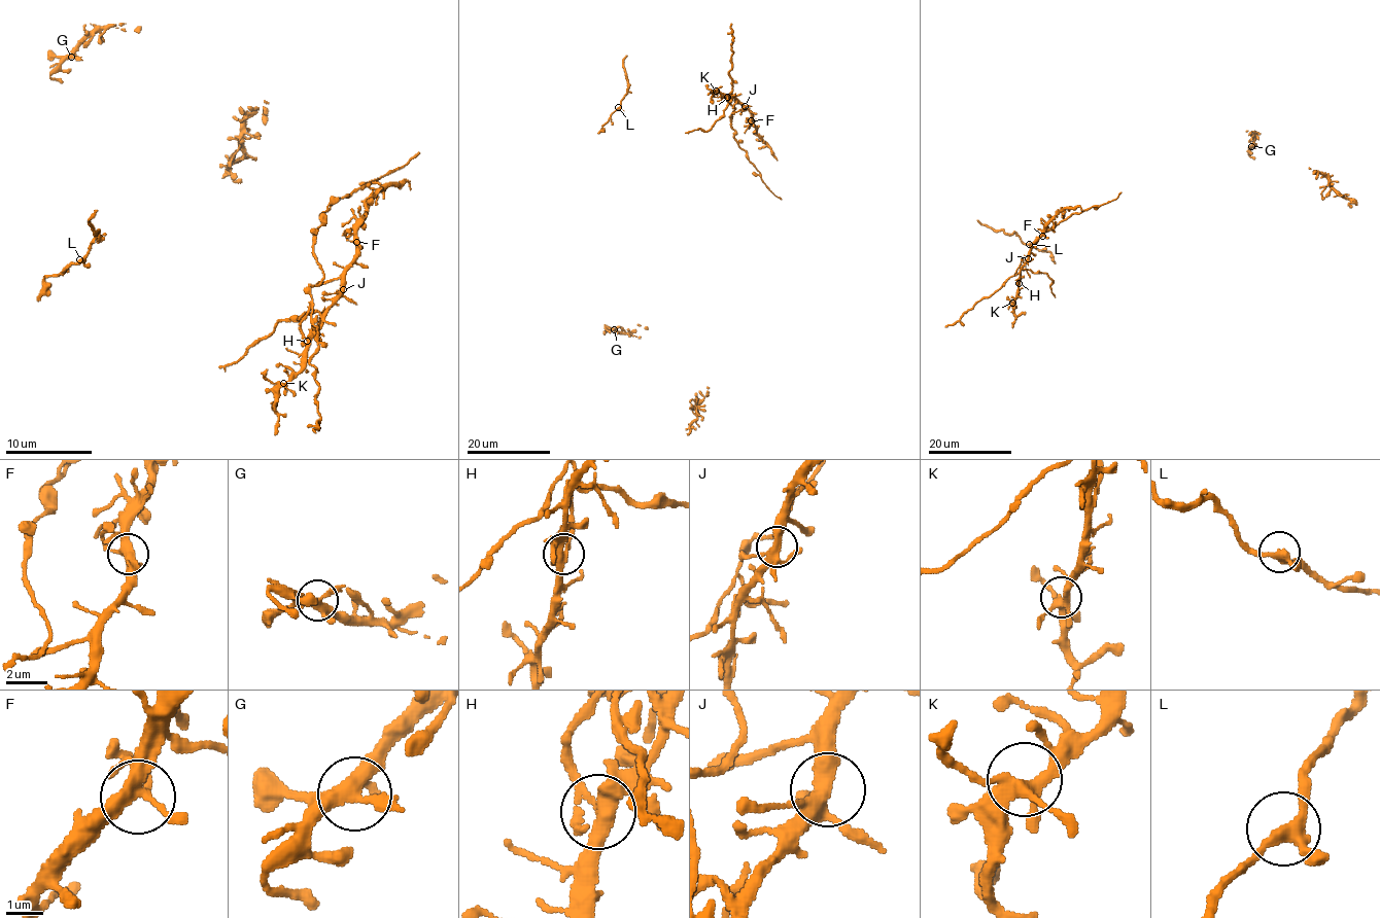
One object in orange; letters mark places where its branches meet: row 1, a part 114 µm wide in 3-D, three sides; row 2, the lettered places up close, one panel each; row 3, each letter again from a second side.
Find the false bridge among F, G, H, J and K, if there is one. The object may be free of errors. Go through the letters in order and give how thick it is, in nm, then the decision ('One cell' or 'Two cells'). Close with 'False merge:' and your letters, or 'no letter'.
F: Thickness 360 nm. One cell
G: Thickness 360 nm. One cell
H: Thickness 360 nm. Two cells
J: Thickness 360 nm. One cell
K: Thickness 360 nm. One cell
False merge: H

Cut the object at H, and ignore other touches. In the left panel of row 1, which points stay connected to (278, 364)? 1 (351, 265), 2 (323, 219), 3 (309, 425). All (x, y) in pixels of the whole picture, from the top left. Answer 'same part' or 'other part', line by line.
1: same part
2: other part
3: other part

